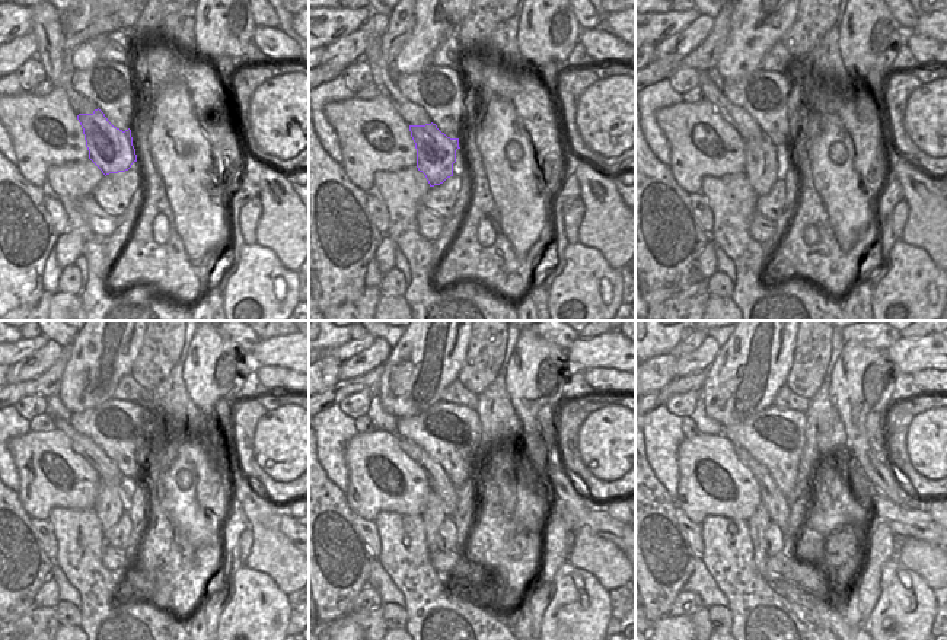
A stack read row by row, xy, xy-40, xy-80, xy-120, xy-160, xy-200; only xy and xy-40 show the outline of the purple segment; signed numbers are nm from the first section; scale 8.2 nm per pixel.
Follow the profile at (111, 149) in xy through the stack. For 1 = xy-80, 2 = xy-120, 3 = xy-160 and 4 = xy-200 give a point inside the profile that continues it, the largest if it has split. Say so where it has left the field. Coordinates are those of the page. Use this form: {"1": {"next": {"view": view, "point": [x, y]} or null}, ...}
{"1": {"next": {"view": "xy-80", "point": [761, 165]}}, "2": {"next": {"view": "xy-120", "point": [111, 502]}}, "3": {"next": {"view": "xy-160", "point": [433, 516]}}, "4": {"next": {"view": "xy-200", "point": [829, 617]}}}

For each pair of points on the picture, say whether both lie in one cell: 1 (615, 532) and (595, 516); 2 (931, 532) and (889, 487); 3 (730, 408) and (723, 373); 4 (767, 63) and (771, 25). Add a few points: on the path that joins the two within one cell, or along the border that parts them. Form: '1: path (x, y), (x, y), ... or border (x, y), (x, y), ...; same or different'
1: path (611, 529), (599, 521); same
2: border (880, 490), (905, 509), (922, 508); different
3: path (730, 400), (730, 382); same
4: border (780, 41), (767, 53), (759, 67); different

